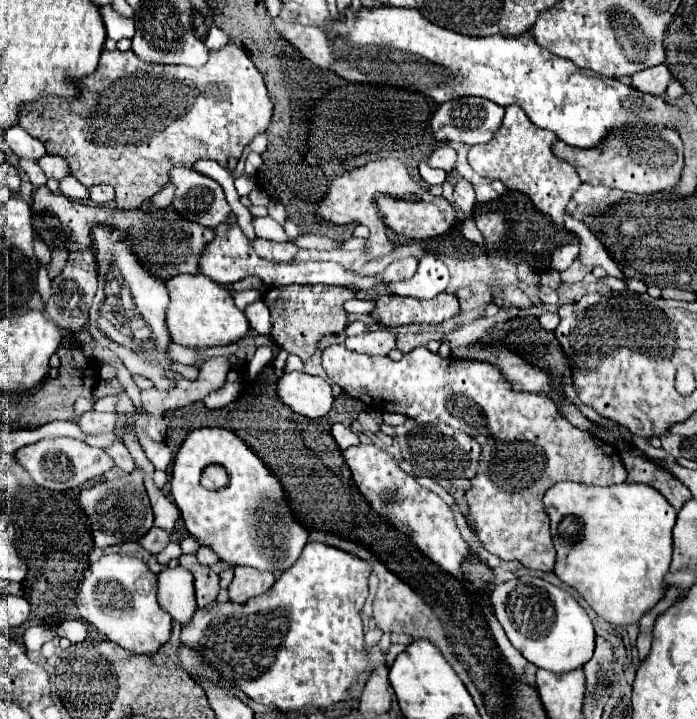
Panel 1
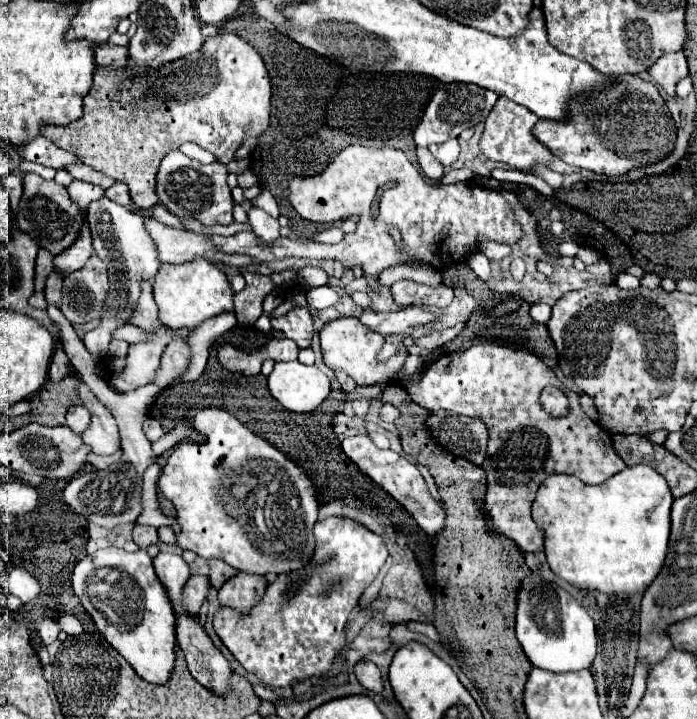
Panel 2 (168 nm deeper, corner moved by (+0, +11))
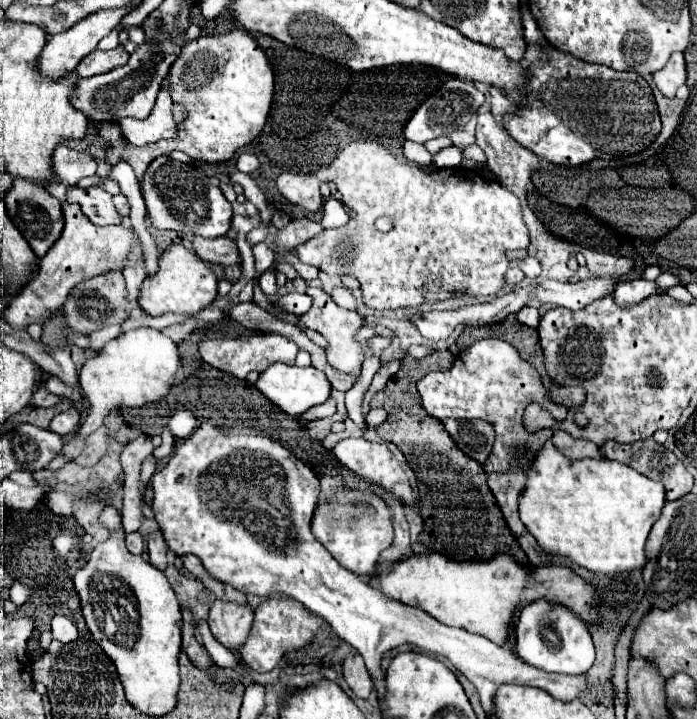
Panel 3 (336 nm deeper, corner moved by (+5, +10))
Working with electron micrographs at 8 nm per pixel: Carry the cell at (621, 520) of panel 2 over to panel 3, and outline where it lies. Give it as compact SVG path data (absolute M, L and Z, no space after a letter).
M546 445L538 451L532 467L528 469L528 481L518 501L522 523L536 537L544 551L548 551L550 555L570 557L580 567L586 567L592 573L606 575L644 567L644 545L648 533L654 521L658 521L666 503L664 485L640 475L632 467L610 459L570 461L552 445Z

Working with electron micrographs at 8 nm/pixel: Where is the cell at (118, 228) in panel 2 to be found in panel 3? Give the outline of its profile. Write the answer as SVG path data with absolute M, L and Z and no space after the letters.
M78 185L70 187L66 193L68 203L78 203L82 213L94 223L94 225L118 225L120 215L114 209L112 195L106 193L100 187L88 187L82 189Z

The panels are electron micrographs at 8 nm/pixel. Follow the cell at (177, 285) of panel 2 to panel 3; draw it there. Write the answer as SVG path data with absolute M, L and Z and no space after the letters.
M170 245L160 255L158 271L154 275L148 275L144 283L140 285L138 303L152 317L158 317L164 313L190 315L190 313L198 313L206 309L216 299L218 295L216 285L218 285L216 273L204 261L200 261L196 253L192 253L184 245Z

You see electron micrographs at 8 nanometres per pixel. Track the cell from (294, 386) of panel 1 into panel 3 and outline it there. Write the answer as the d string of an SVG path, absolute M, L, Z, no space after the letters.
M274 363L270 365L256 381L256 387L260 389L260 393L272 401L276 407L280 407L284 413L292 415L292 417L300 417L304 411L308 411L314 405L324 403L330 397L330 383L326 379L326 375L314 367L290 367L284 363Z

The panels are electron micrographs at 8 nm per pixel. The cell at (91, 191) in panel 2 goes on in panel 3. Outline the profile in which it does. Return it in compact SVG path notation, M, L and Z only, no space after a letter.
M62 203L64 211L64 231L60 239L50 247L46 257L40 259L40 269L34 275L34 281L30 281L8 305L4 311L4 319L10 323L12 329L26 329L32 323L44 325L50 317L54 317L62 303L66 301L70 289L84 281L86 277L96 277L114 269L124 269L126 255L130 253L130 243L134 239L132 229L122 225L110 225L110 227L98 227L90 223L90 219L80 211L78 205Z

